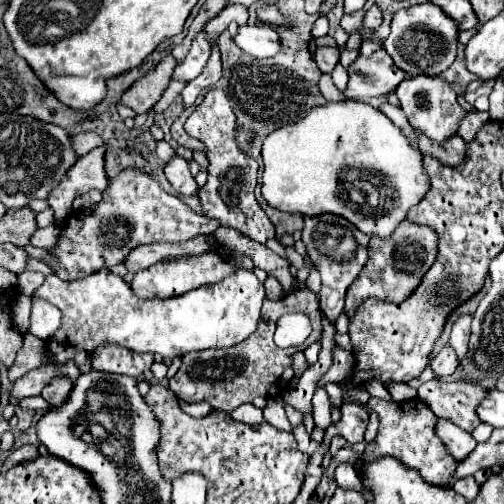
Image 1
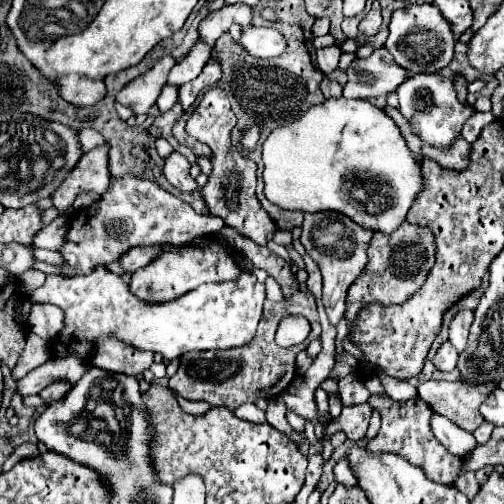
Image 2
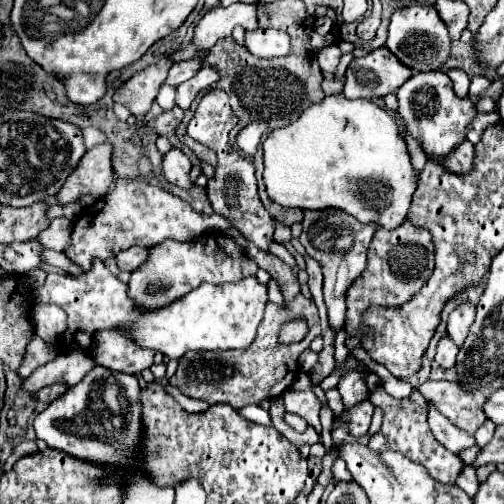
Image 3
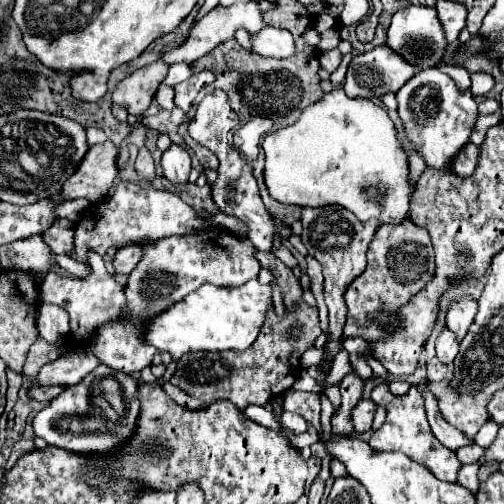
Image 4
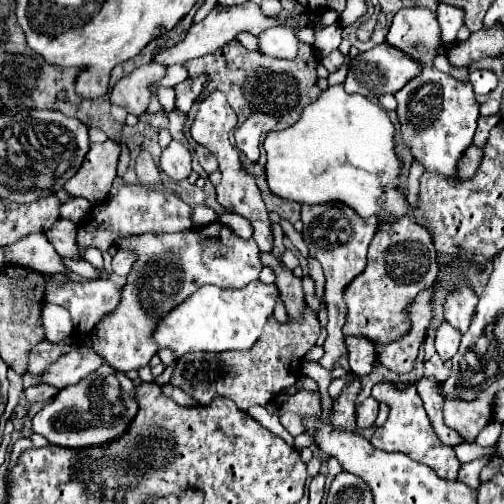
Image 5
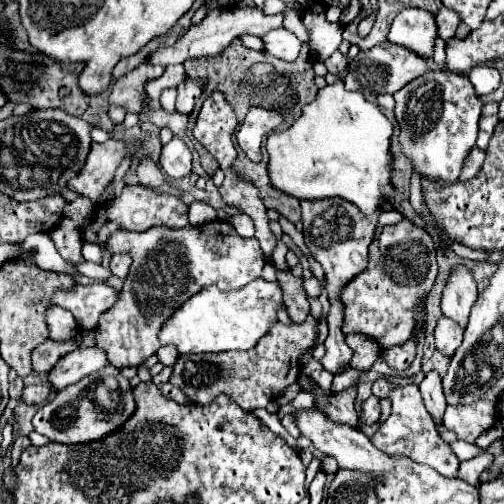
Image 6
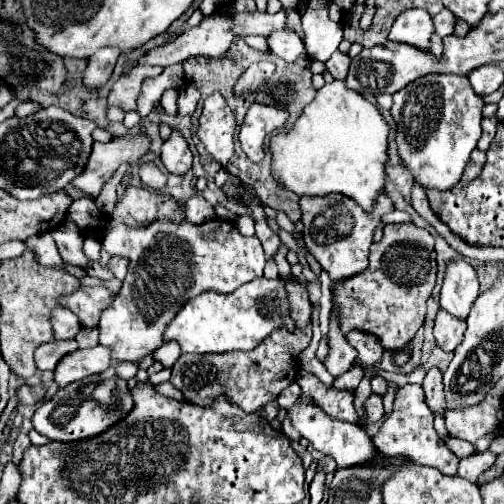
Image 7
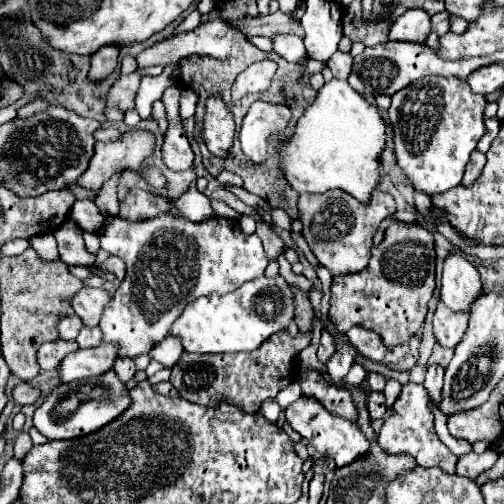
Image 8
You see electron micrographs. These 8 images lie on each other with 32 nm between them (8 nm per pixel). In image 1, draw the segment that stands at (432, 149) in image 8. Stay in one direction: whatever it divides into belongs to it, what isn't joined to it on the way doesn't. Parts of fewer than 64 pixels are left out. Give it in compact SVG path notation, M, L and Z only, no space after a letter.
M412 76L412 78L406 78L396 88L396 96L398 96L400 108L402 108L404 116L410 120L412 128L418 134L422 134L428 140L438 142L438 144L448 142L458 132L458 124L468 116L468 112L458 104L456 92L452 90L452 86L442 82L440 76Z

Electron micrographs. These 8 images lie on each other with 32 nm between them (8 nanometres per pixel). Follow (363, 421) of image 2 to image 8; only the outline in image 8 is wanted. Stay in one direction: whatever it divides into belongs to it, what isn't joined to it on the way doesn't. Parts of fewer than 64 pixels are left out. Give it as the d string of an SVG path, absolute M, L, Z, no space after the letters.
M370 392L370 396L368 396L368 412L370 412L372 420L378 420L378 418L384 416L384 412L386 412L386 398L384 398L382 392Z

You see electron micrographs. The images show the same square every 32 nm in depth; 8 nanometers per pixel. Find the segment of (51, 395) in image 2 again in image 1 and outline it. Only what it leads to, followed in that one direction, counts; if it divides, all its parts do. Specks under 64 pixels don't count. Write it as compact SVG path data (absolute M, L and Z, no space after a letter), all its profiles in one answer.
M56 378L52 380L44 390L42 390L42 398L50 404L50 406L56 406L56 404L62 404L66 398L68 398L68 392L72 390L72 382L70 380L64 380L64 378Z

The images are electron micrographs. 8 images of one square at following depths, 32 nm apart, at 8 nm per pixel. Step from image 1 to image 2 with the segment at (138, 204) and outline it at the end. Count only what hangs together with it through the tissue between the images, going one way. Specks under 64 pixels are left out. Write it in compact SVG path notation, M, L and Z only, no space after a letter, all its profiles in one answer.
M122 176L112 182L112 188L104 192L102 200L98 200L88 214L70 218L68 230L68 244L60 250L66 260L62 268L64 276L80 276L88 274L96 264L108 266L110 262L118 260L120 254L128 252L134 246L154 246L154 244L188 244L194 238L216 234L226 228L220 216L206 216L196 214L190 204L182 202L178 196L162 190L156 182Z

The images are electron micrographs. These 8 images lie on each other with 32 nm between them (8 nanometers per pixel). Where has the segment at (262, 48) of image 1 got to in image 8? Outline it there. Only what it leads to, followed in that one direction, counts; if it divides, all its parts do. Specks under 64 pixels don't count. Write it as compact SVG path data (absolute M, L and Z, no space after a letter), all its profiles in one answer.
M276 36L272 42L274 42L274 52L278 52L288 62L298 62L308 56L300 36Z

